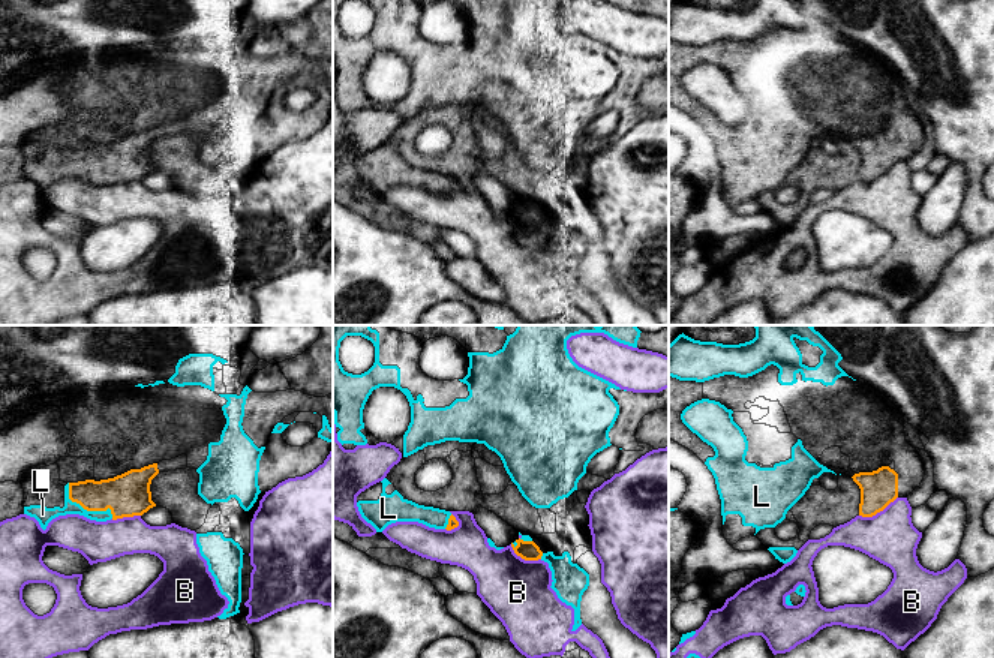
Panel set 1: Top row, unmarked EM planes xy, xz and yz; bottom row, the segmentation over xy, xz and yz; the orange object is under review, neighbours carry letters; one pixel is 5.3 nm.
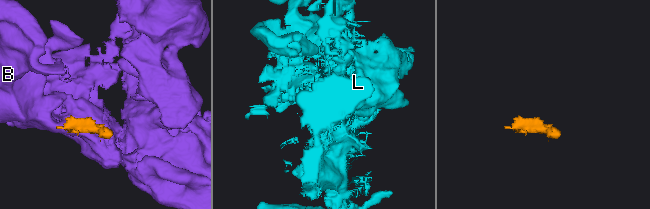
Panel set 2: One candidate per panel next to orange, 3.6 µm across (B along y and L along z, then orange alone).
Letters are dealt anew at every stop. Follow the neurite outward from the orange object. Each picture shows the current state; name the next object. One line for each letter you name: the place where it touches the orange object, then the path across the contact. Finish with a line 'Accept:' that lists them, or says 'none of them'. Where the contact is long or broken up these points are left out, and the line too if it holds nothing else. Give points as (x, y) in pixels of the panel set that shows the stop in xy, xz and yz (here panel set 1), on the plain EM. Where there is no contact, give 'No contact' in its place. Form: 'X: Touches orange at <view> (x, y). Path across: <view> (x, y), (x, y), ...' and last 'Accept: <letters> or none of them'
Accept: none of them

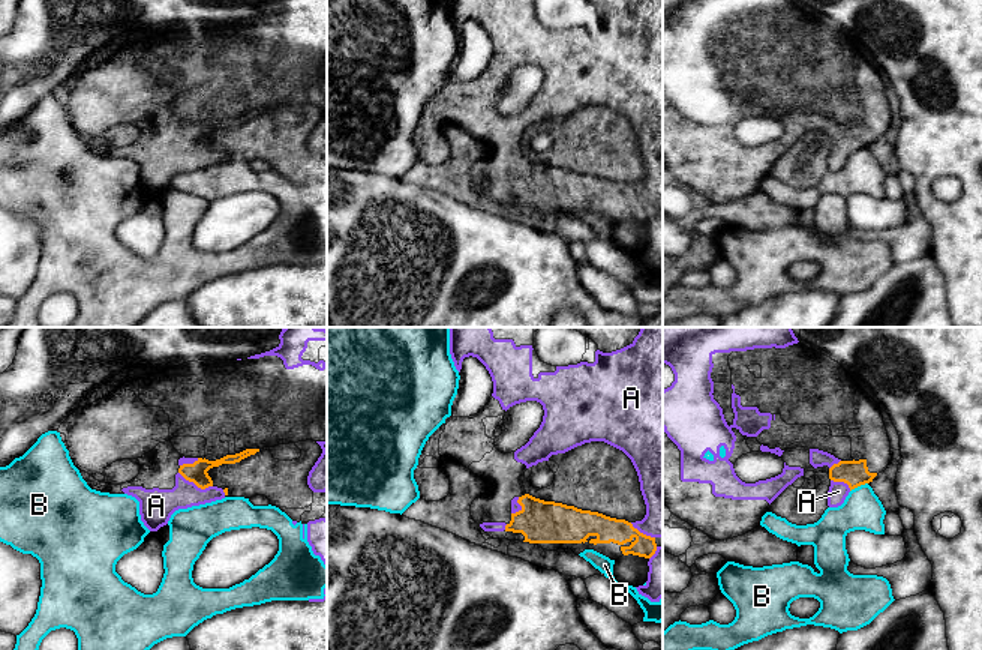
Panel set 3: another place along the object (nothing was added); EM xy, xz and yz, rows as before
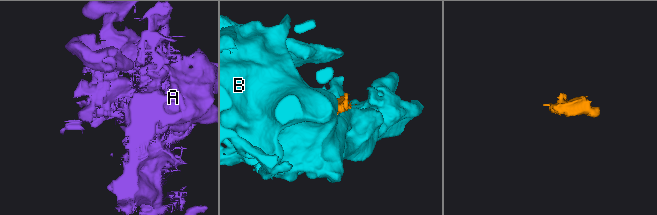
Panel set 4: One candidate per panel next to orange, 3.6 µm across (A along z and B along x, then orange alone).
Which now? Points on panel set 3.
Accept: none of them

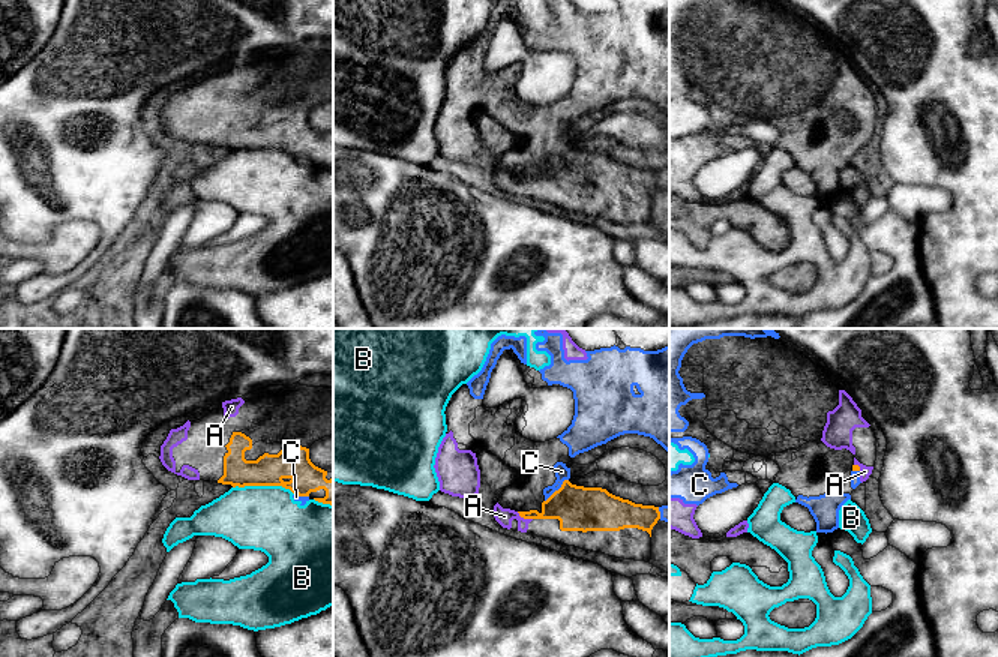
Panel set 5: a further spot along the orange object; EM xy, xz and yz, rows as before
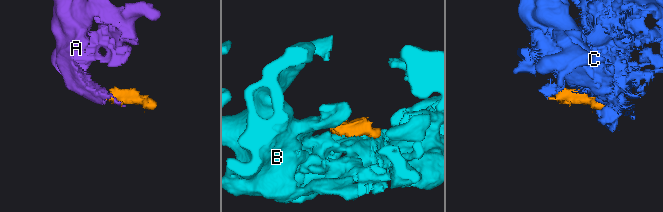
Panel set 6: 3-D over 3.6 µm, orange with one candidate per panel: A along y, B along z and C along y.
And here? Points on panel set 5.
A: Touches orange at xz (524, 182). Path across: xz (568, 168), (524, 182), (505, 180)
Accept: A

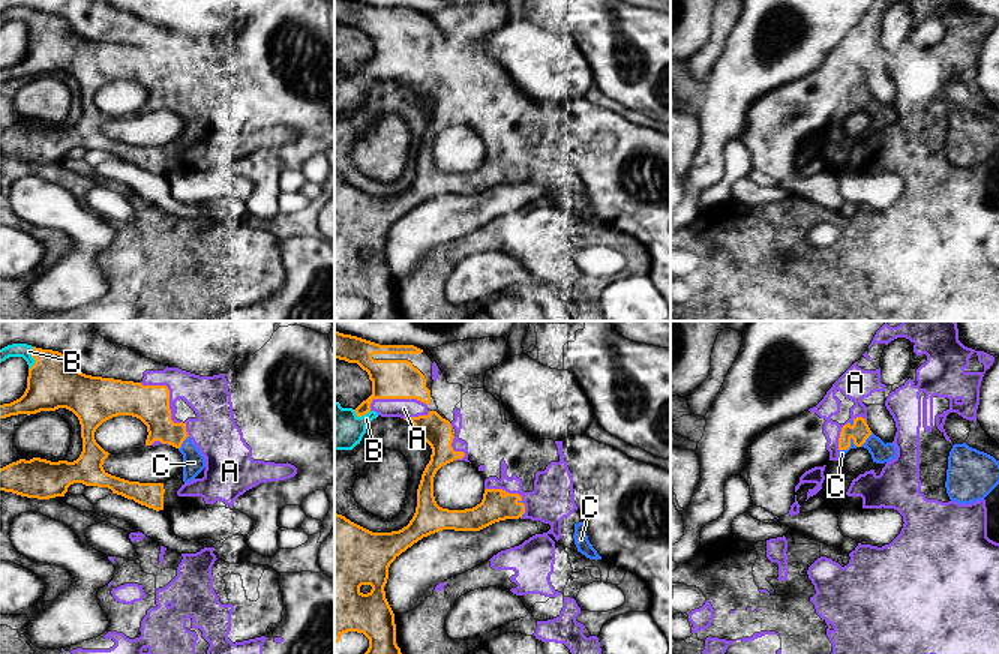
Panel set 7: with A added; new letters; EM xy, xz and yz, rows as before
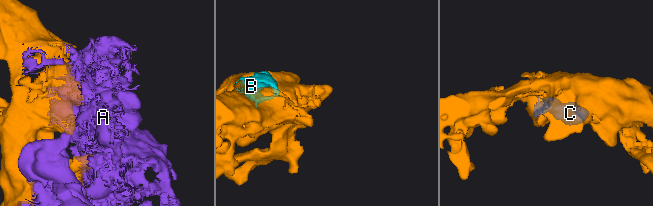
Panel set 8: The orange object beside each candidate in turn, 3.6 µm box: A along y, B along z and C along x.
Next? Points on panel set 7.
B: Touches orange at xy (33, 21)
C: Touches orange at yz (849, 110). Path across: yz (860, 95), (849, 110), (842, 117)
Accept: B, C

